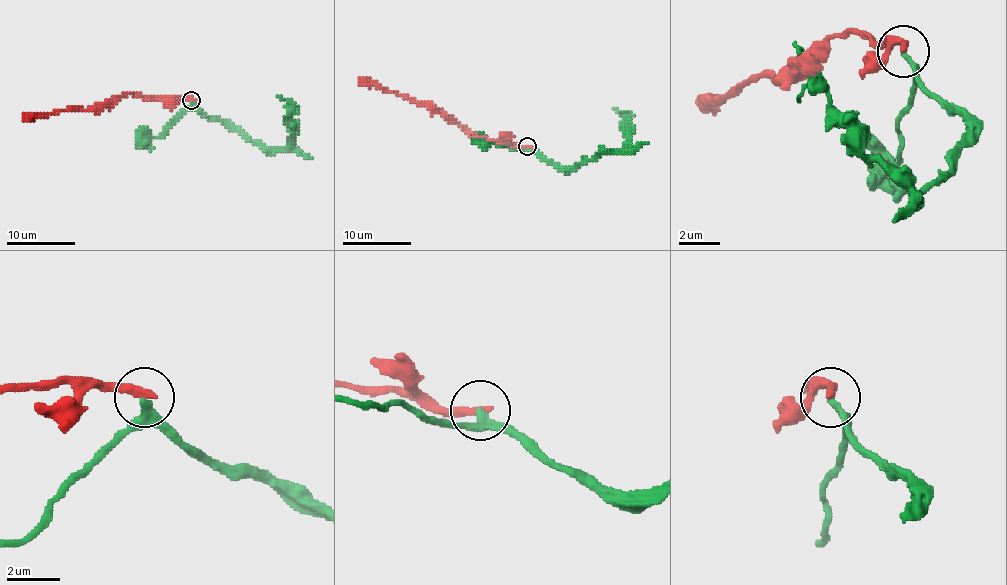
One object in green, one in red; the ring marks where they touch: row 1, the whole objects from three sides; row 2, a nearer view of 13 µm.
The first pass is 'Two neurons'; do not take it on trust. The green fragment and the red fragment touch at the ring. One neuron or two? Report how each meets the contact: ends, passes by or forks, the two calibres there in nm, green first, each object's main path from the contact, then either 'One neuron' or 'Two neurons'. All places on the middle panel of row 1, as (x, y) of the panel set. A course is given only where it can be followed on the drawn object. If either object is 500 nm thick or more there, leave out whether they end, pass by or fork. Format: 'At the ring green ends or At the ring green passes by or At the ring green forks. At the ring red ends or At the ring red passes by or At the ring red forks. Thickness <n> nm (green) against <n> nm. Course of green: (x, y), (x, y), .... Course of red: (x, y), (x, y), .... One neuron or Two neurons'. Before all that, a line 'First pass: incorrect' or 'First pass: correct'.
First pass: correct
At the ring green ends. At the ring red ends. Thickness 280 nm (green) against 360 nm. Course of green: (527, 146), (564, 168), (578, 166), (601, 152), (621, 151), (628, 140), (628, 115), (614, 109). Course of red: (527, 146), (489, 140), (463, 130), (437, 111), (430, 111), (420, 103), (363, 82), (358, 77). Two neurons

